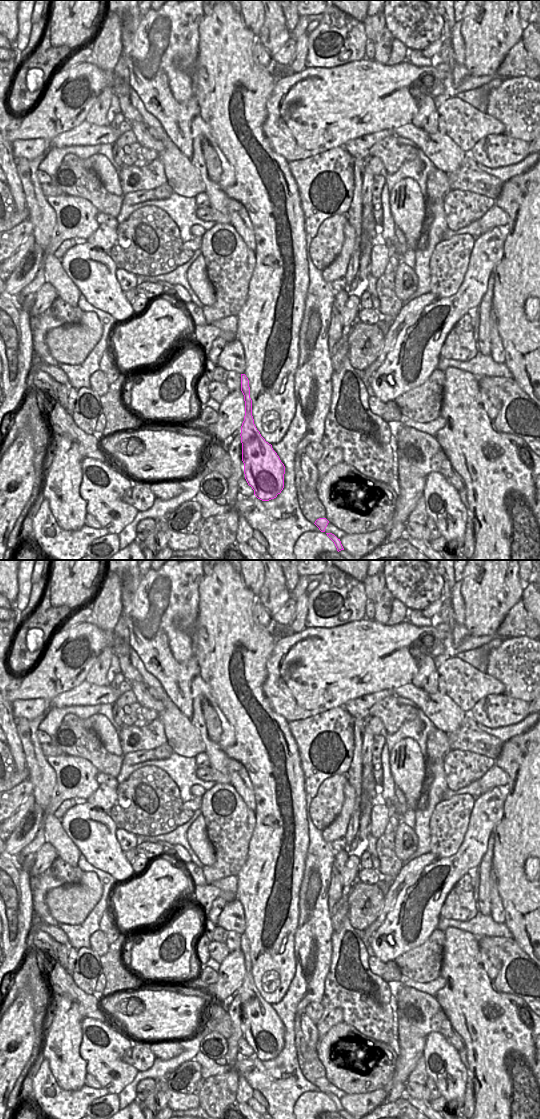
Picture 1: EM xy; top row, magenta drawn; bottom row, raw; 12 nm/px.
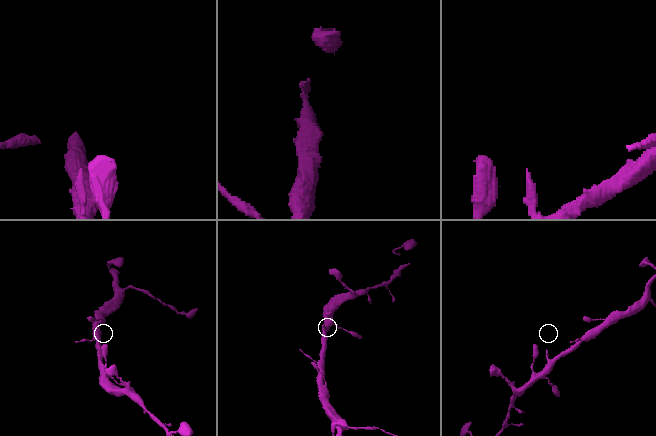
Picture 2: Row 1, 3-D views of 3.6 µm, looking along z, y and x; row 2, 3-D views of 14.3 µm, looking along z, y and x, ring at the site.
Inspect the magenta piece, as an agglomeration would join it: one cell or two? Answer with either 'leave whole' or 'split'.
leave whole

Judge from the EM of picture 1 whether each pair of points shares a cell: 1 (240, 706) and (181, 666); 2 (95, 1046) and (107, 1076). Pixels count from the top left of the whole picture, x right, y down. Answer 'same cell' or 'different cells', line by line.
1: different cells
2: same cell

